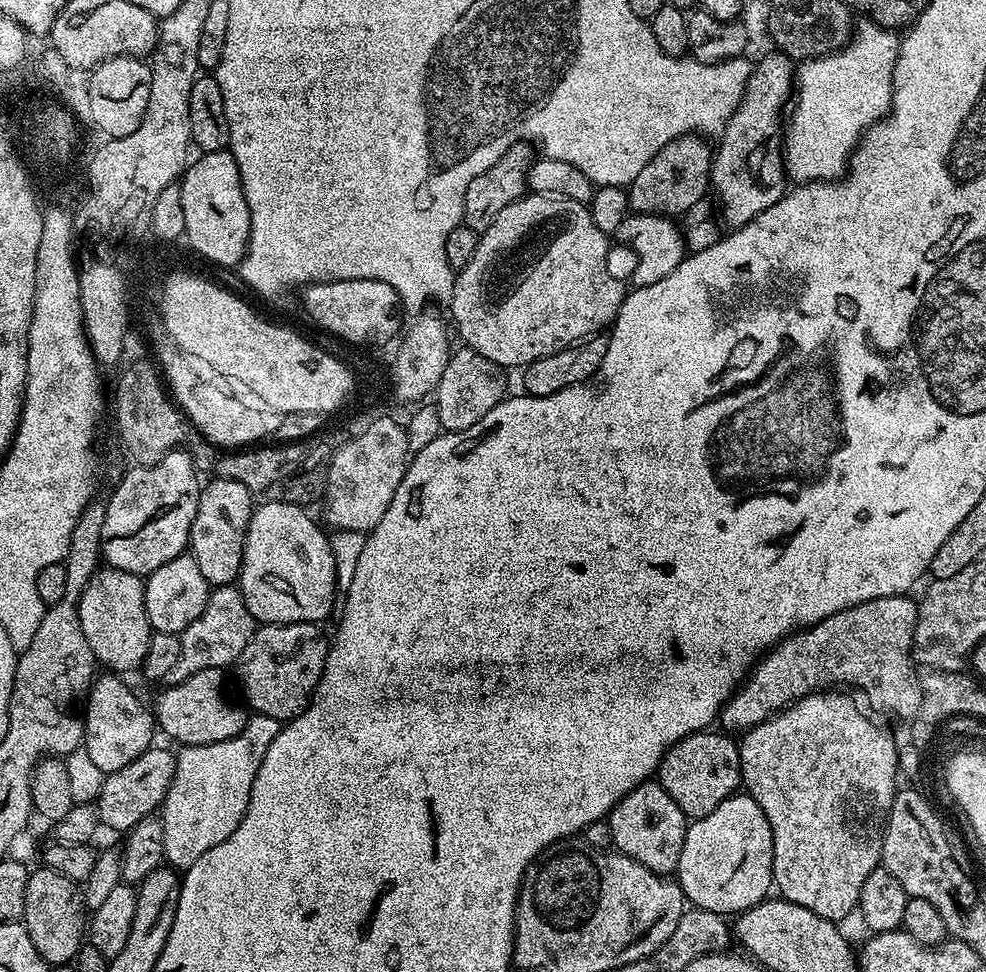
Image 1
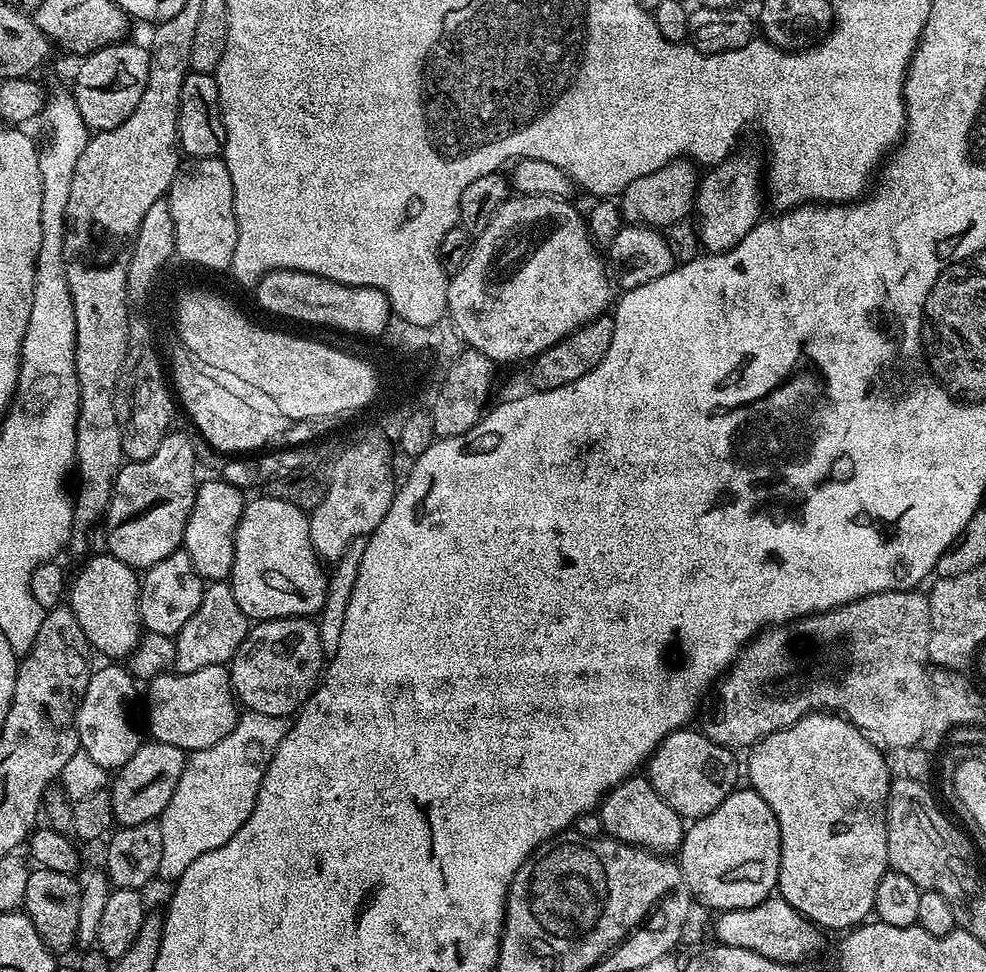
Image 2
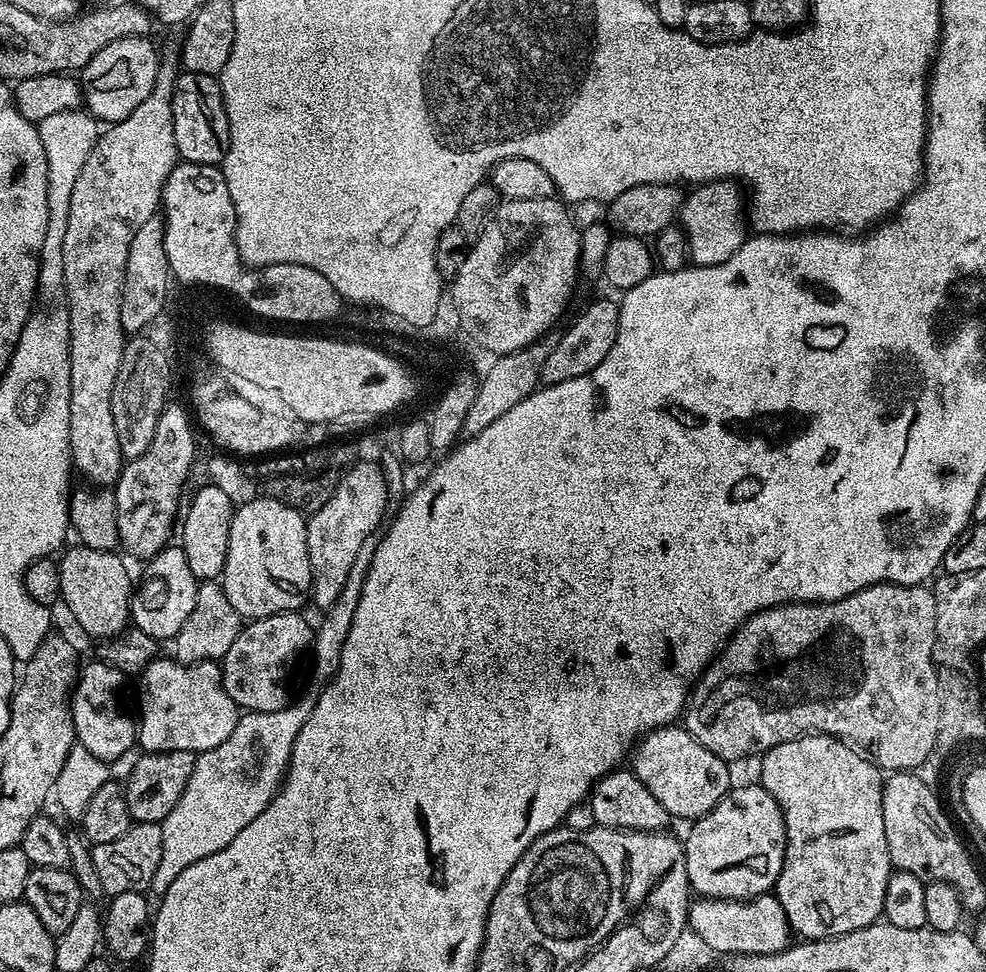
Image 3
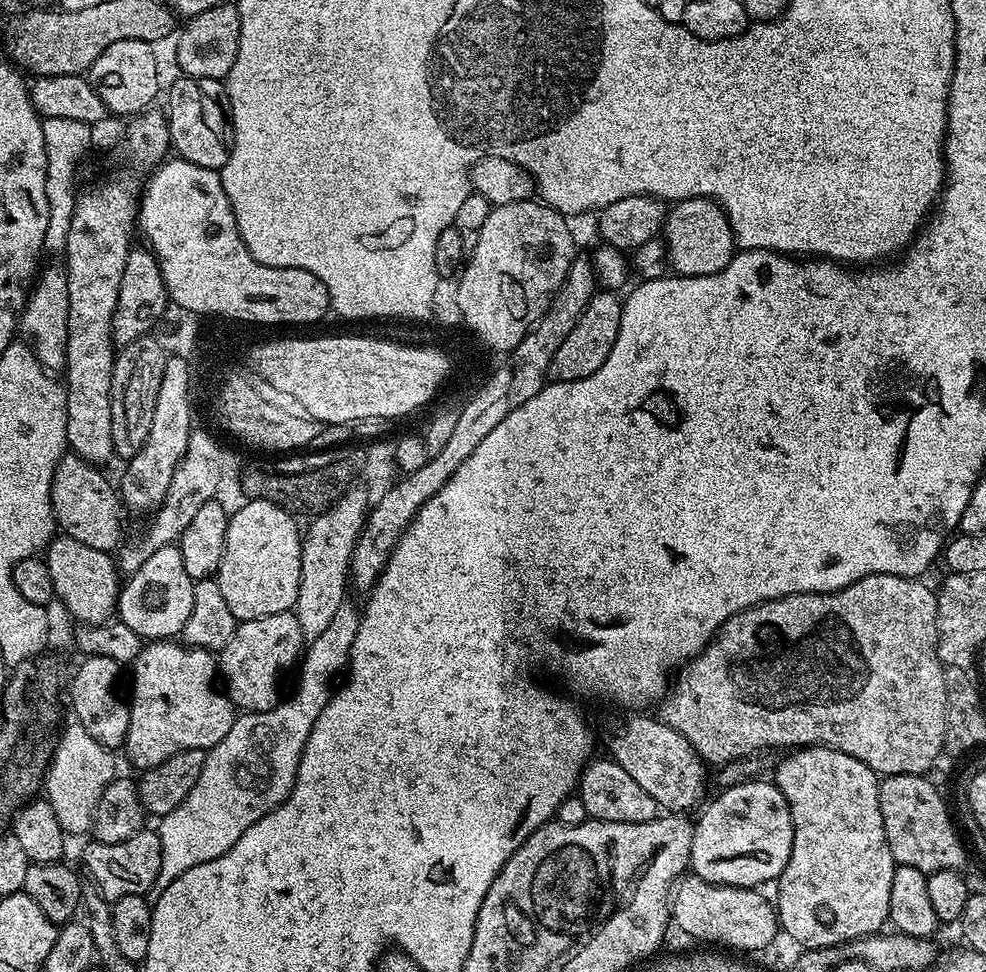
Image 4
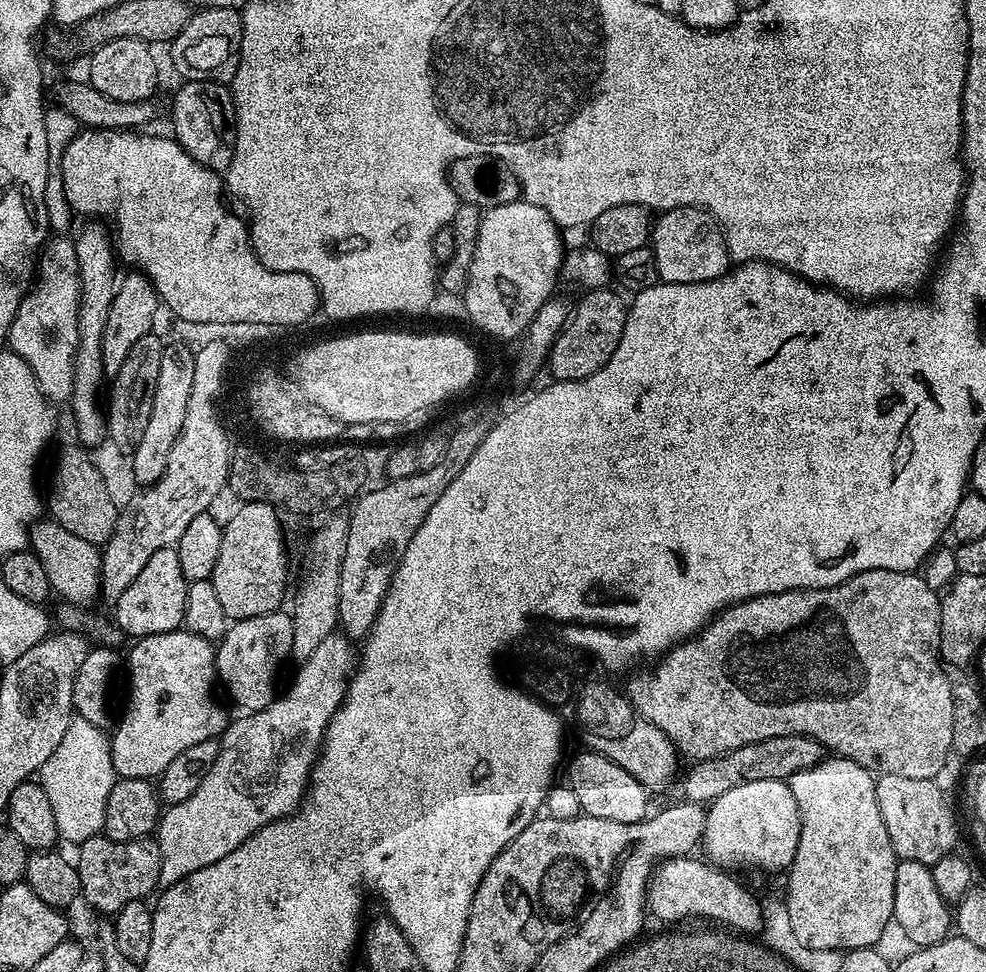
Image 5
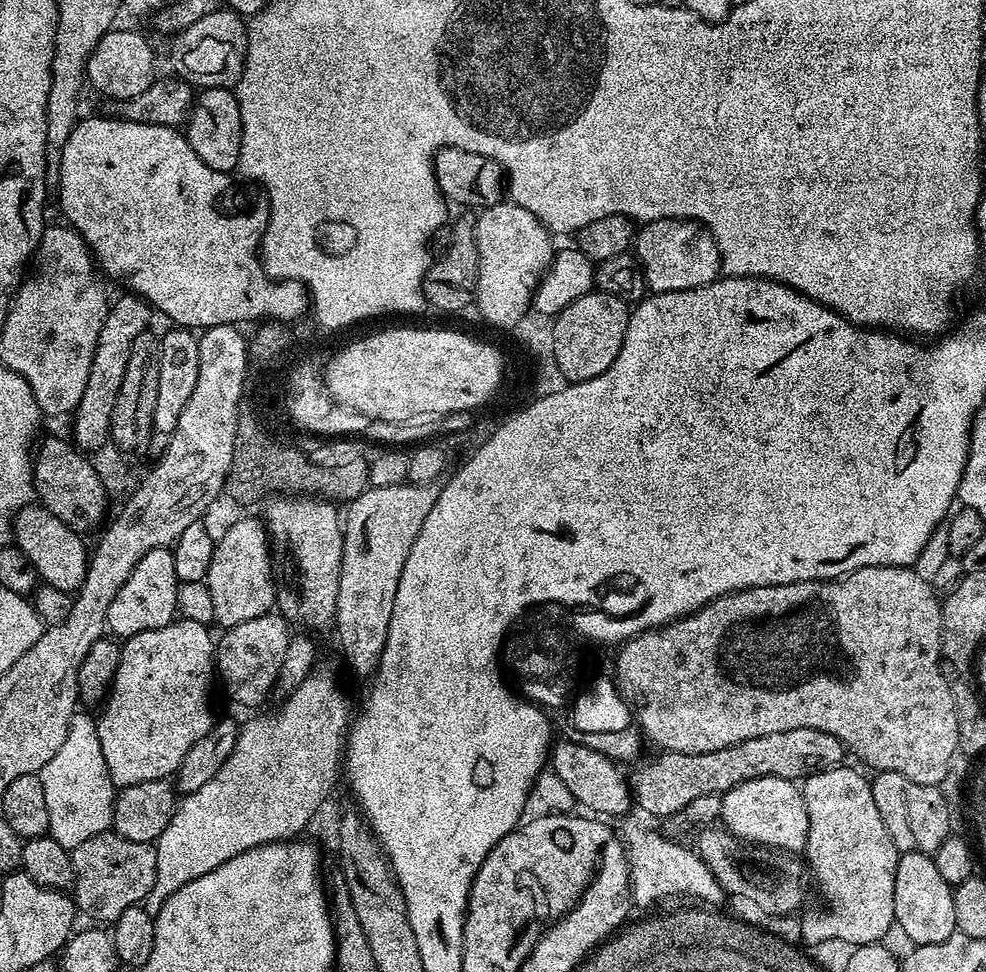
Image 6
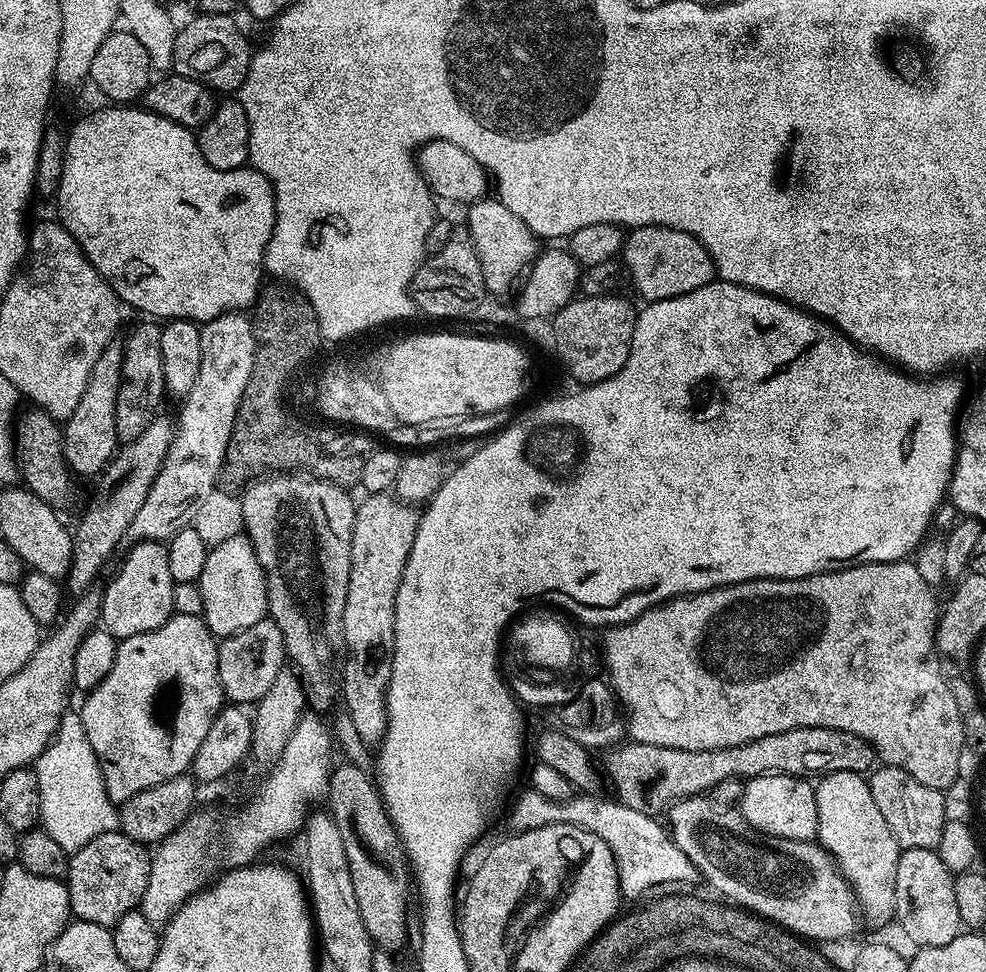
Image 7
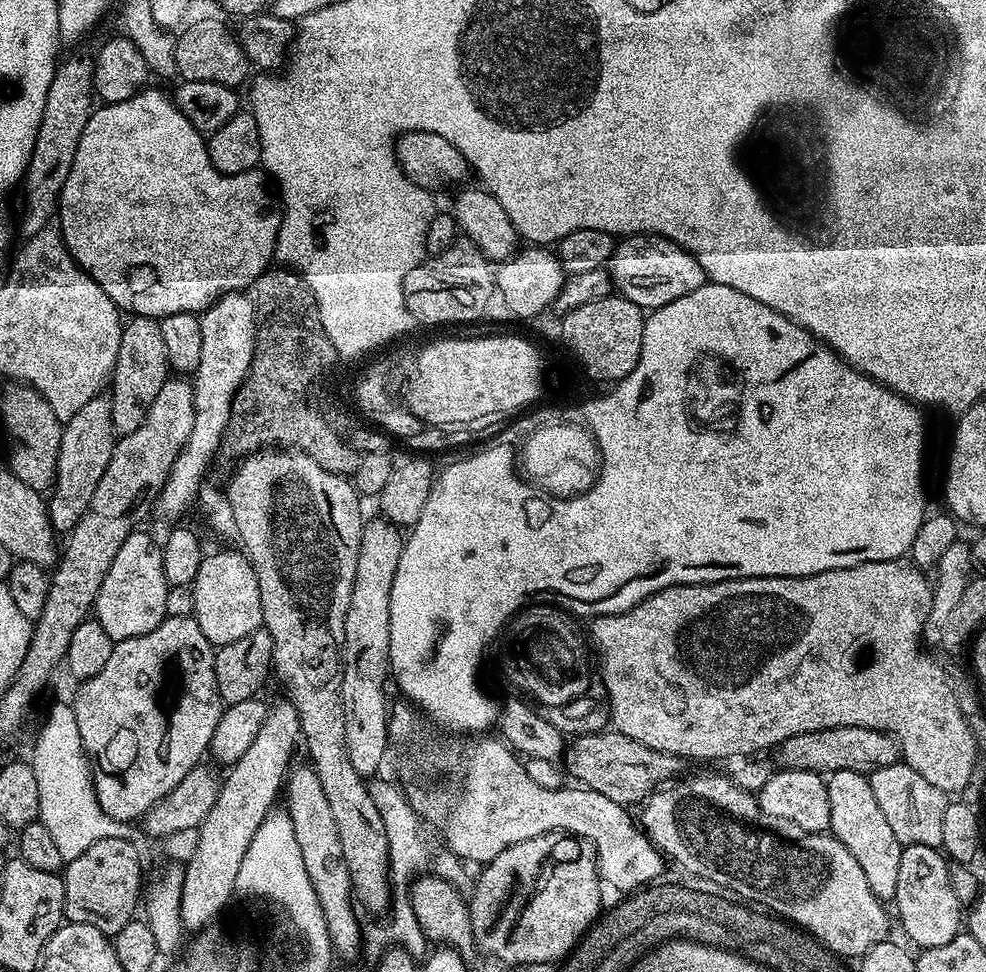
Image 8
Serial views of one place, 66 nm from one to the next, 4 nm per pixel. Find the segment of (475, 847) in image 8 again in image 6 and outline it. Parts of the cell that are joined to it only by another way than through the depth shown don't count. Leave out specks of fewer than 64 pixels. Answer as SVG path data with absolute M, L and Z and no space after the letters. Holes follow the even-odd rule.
M632 828L626 836L627 857L631 865L631 903L648 908L652 900L664 900L667 896L693 896L693 901L704 906L720 906L726 893L706 866L699 852L691 847L683 848L648 828Z

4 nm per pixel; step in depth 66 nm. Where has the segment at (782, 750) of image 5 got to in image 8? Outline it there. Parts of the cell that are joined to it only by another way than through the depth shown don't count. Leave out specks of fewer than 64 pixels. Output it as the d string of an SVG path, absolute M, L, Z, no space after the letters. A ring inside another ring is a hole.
M838 726L810 734L794 734L794 738L786 738L776 745L774 755L775 763L781 769L810 770L821 774L850 770L867 774L897 763L900 760L900 747L887 732L870 730L866 726ZM615 730L575 737L565 747L562 757L565 773L571 779L573 776L577 785L598 794L606 794L610 802L625 806L643 805L657 788L681 775L680 764L682 765L681 757L650 750L650 746L642 746L642 742L634 742L634 738L626 738L626 734Z

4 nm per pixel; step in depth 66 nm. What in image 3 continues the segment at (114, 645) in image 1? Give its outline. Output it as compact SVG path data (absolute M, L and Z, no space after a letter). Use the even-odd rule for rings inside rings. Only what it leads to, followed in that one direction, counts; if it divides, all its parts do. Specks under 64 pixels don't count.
M69 547L58 560L60 600L68 607L69 614L76 619L77 626L86 635L96 636L95 638L115 638L130 624L134 576L128 573L128 568L124 565L125 557L116 556L115 551L75 547Z

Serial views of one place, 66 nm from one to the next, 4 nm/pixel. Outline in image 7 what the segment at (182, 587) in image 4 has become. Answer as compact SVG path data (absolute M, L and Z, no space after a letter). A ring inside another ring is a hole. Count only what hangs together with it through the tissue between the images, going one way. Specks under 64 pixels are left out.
M141 540L131 545L128 557L120 564L116 577L102 588L99 623L117 641L134 634L158 630L174 614L172 611L172 579L168 549L158 540Z

